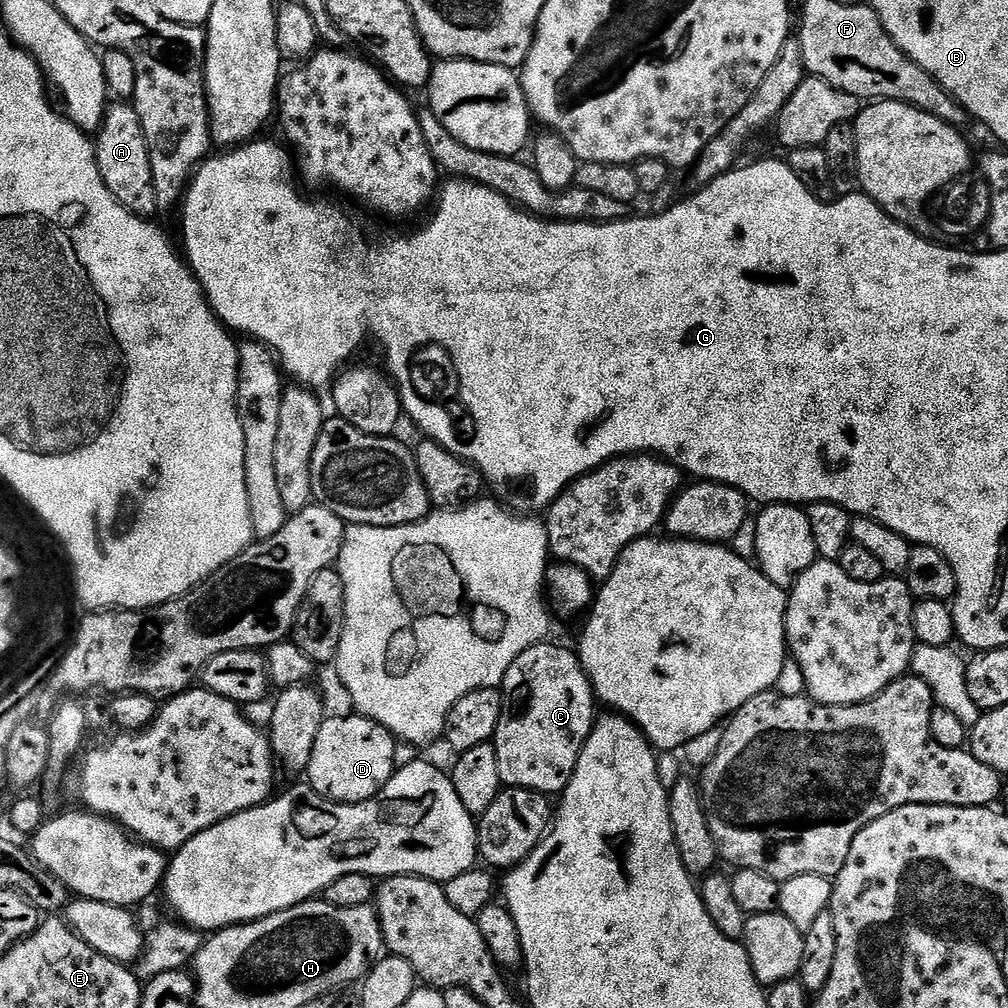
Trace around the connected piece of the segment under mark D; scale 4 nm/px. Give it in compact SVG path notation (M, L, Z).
M329 715L325 719L322 730L318 730L314 754L310 754L306 769L307 783L313 790L337 804L361 804L374 798L383 790L386 782L390 782L392 773L398 767L396 737L370 718L351 715Z

